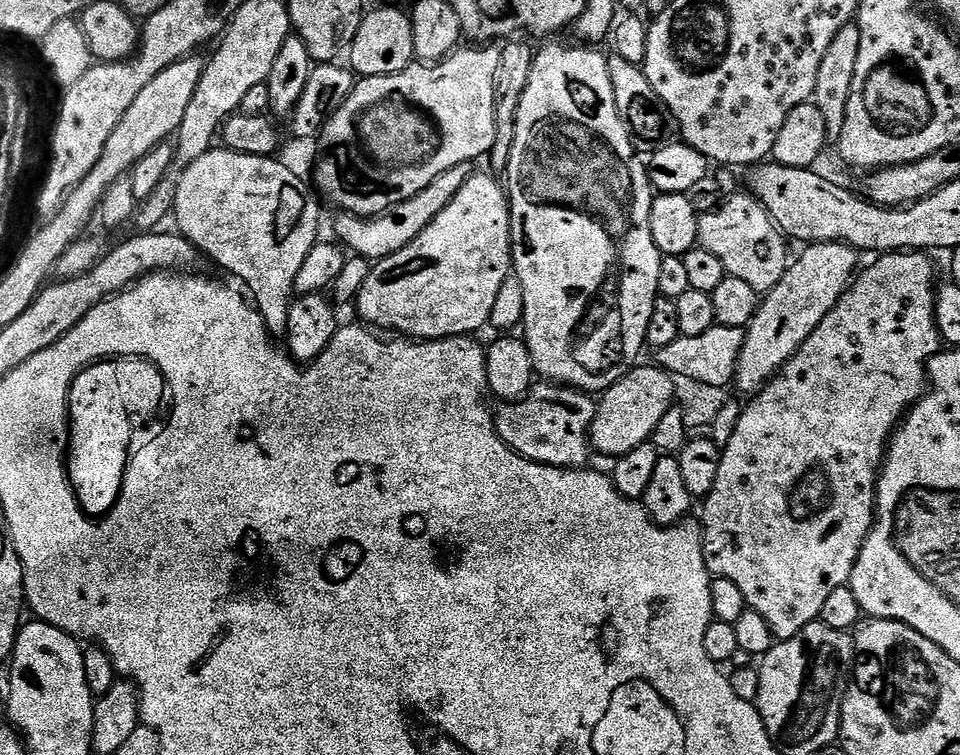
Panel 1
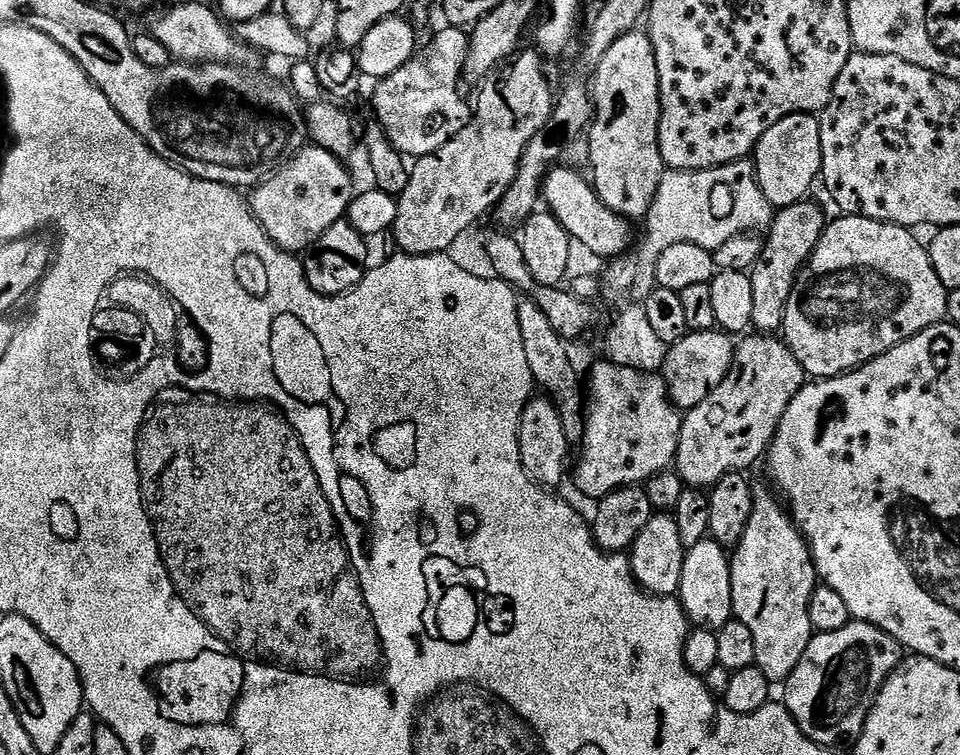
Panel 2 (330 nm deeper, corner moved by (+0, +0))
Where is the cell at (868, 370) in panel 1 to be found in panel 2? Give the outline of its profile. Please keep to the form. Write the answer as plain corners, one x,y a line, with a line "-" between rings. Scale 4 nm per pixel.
757,487
753,491
750,522
746,524
744,534
730,556
732,615
750,630
754,638
755,667
760,668
768,680
787,682
790,674
794,674
794,666
802,662
802,654
806,654
806,646
810,646
814,635
810,622
810,598
818,587
818,577
816,563
812,560
812,549
808,547
803,532
787,507
778,499
777,493
771,487
768,488

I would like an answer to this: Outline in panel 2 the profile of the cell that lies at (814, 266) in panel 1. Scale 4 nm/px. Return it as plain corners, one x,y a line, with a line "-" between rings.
748,334
743,337
744,340
735,345
732,353
732,365
730,370
726,374
726,378
721,384
717,386
706,398
706,402
702,402
698,406
687,409
683,413
682,423
680,425
680,445
676,451
676,458
674,461
675,471
679,472
680,477
684,479
685,485
699,488
701,490
711,489
712,485
717,484
720,479
726,474
731,472
744,472
748,470
748,467
755,462
756,459
763,457
768,451
768,447
772,445
772,439
776,437
776,427
780,425
780,419
782,414
786,414
786,410
790,406
790,402
798,394
798,390
803,388
806,383
806,373
804,367
798,362
798,358
790,349
787,344
784,343
783,339
776,334

